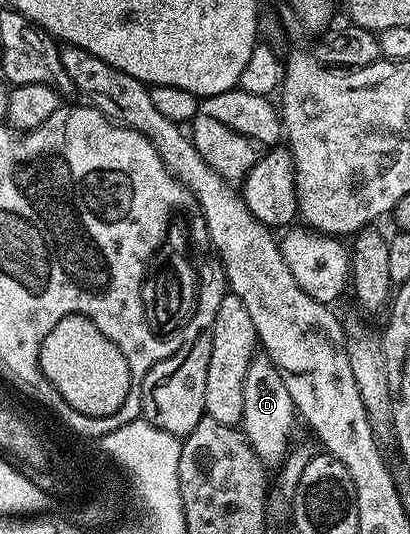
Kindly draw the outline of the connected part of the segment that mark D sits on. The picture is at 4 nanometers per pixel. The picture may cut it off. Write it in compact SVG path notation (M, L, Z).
M254 360L247 373L243 395L243 415L240 428L259 460L266 467L273 467L288 455L289 436L293 433L293 424L298 424L299 421L291 394L287 392L287 387L283 383L281 370L264 360Z

